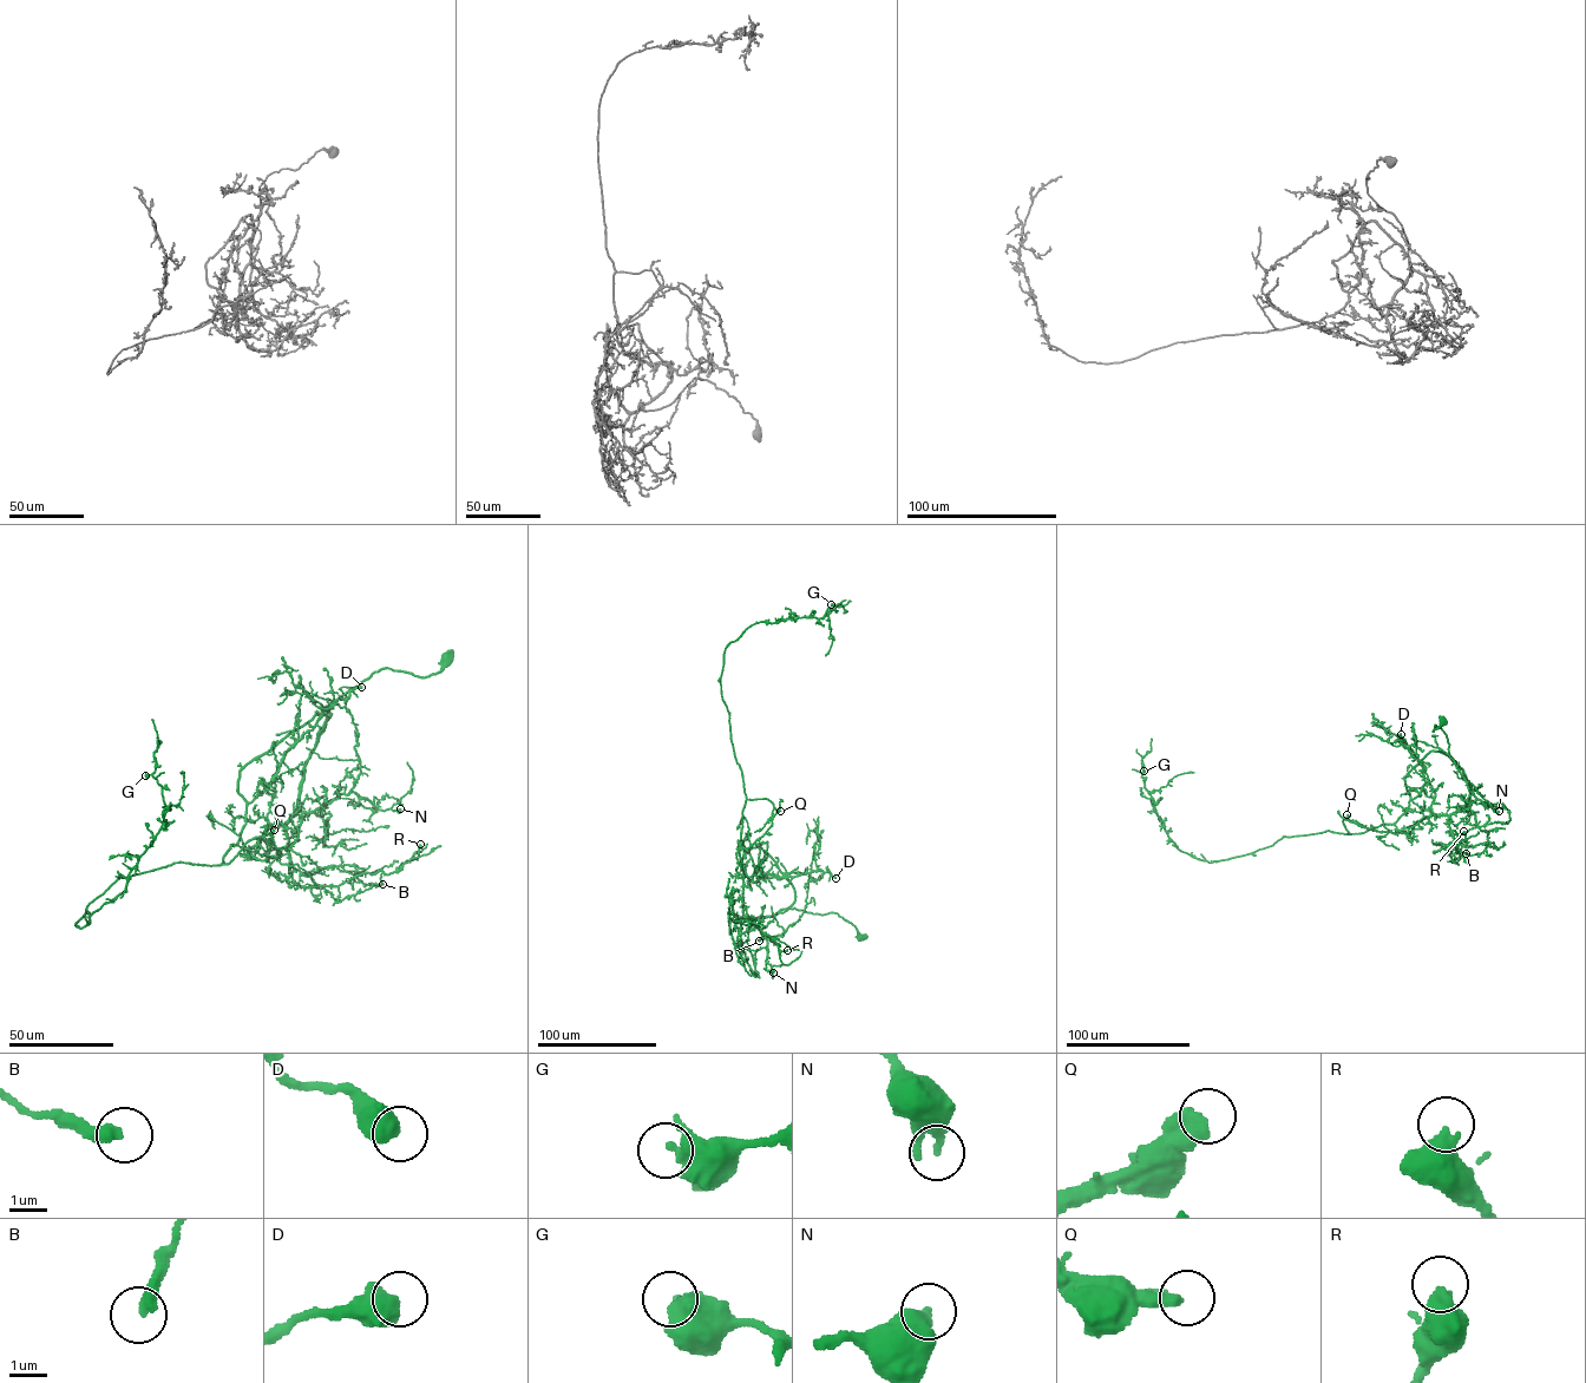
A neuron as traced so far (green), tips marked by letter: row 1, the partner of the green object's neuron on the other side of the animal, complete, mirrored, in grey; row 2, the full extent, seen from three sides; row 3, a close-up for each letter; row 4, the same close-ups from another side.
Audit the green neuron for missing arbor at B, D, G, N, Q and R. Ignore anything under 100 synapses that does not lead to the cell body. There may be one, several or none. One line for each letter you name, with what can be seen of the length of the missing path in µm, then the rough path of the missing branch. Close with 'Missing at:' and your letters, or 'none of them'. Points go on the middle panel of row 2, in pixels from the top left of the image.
Q: about 110 µm are missing; missing branch runs (780, 811), (791, 807), (804, 815), (818, 811), (817, 800), (823, 803), (825, 799), (831, 812)
Missing at: Q

